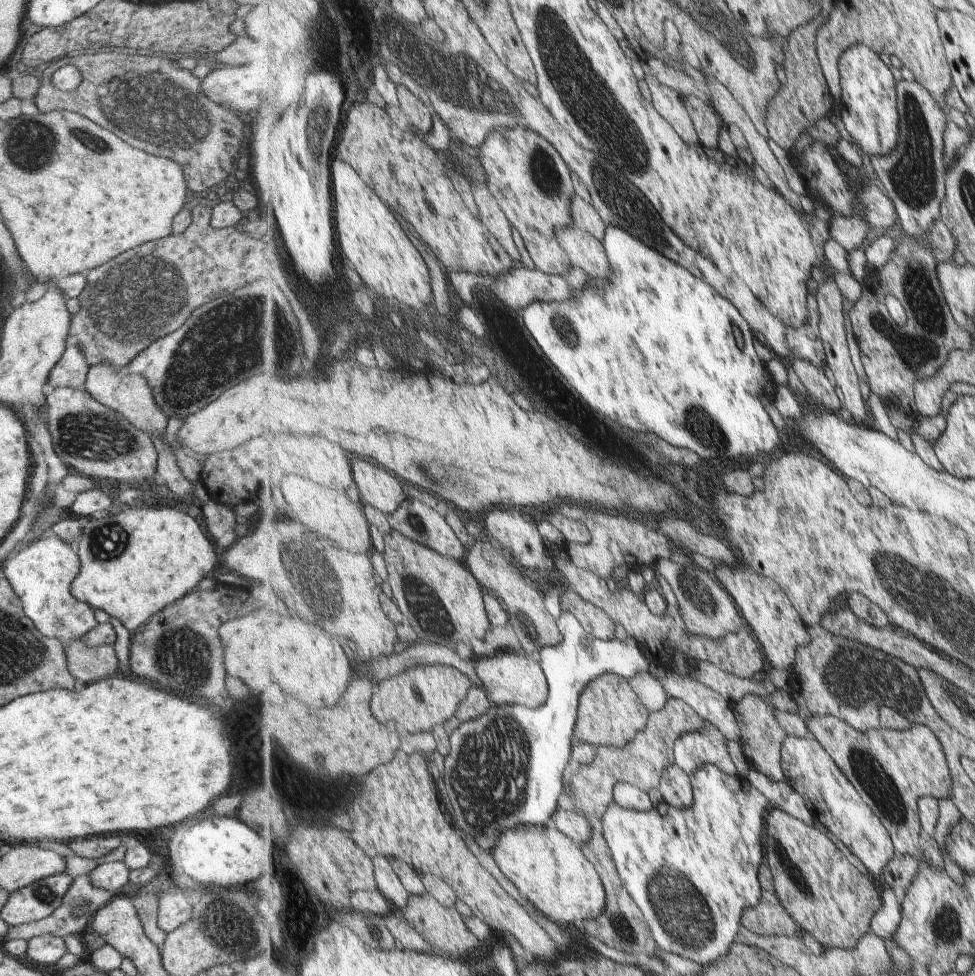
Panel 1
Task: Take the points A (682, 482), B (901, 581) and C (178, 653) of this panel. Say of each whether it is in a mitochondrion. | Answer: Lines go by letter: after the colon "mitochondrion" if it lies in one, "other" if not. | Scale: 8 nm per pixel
A: other
B: mitochondrion
C: mitochondrion

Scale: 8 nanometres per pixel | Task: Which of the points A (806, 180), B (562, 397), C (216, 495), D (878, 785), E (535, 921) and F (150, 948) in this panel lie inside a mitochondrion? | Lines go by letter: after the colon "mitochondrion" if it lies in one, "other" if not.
A: other
B: other
C: other
D: mitochondrion
E: other
F: other

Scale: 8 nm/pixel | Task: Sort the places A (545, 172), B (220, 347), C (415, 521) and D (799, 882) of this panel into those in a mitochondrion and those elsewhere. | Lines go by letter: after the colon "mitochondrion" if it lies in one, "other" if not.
A: mitochondrion
B: mitochondrion
C: mitochondrion
D: mitochondrion

